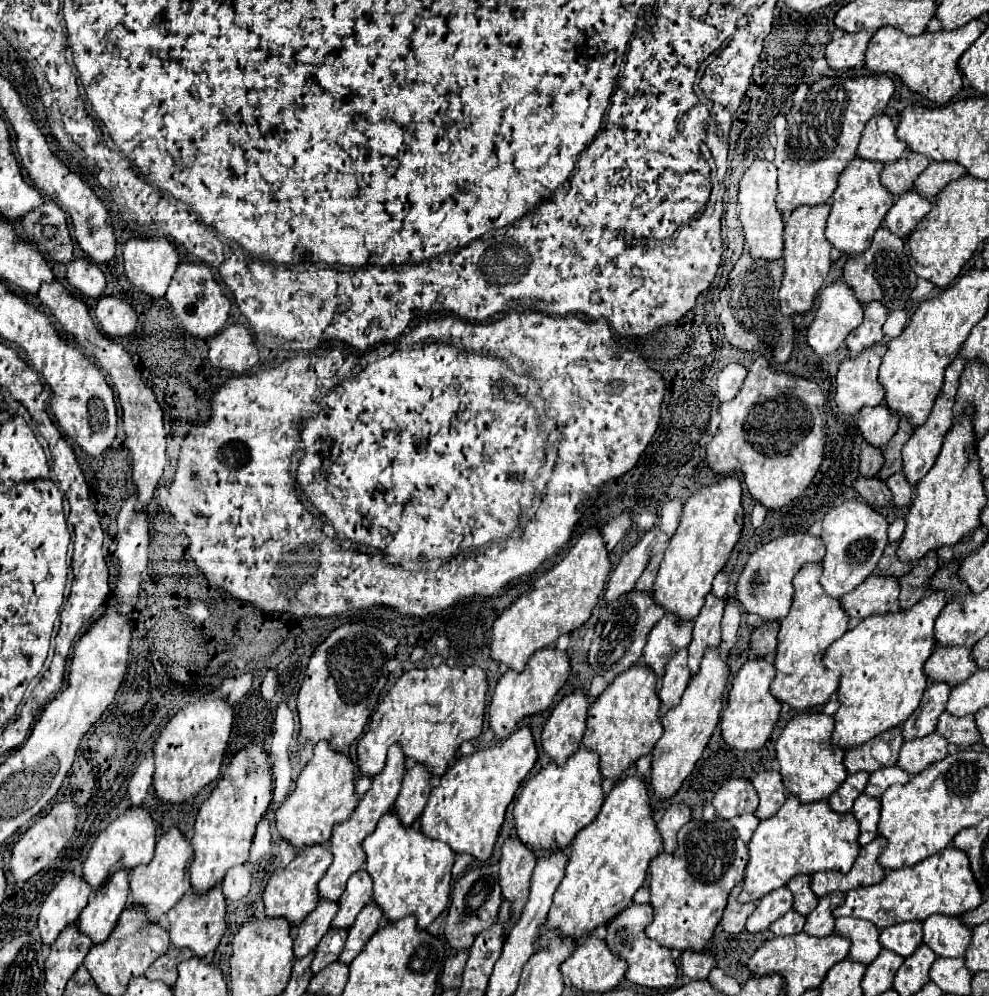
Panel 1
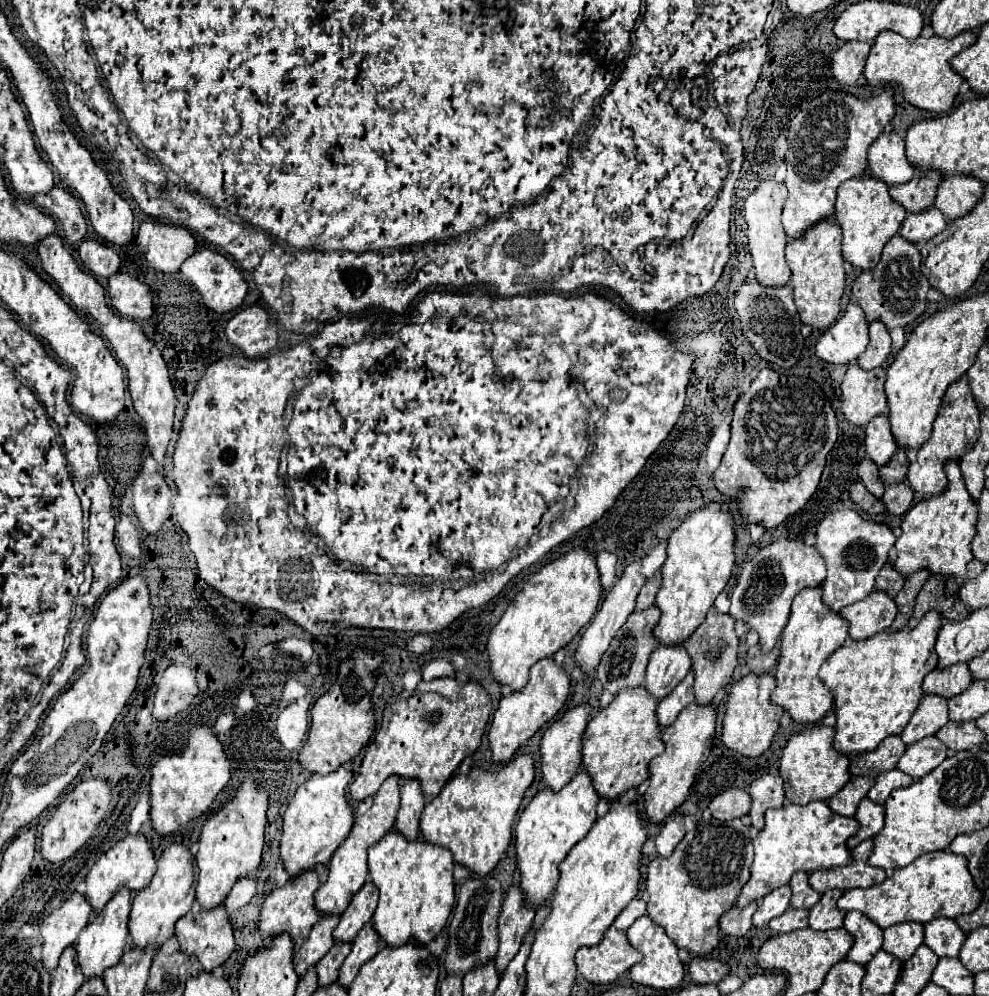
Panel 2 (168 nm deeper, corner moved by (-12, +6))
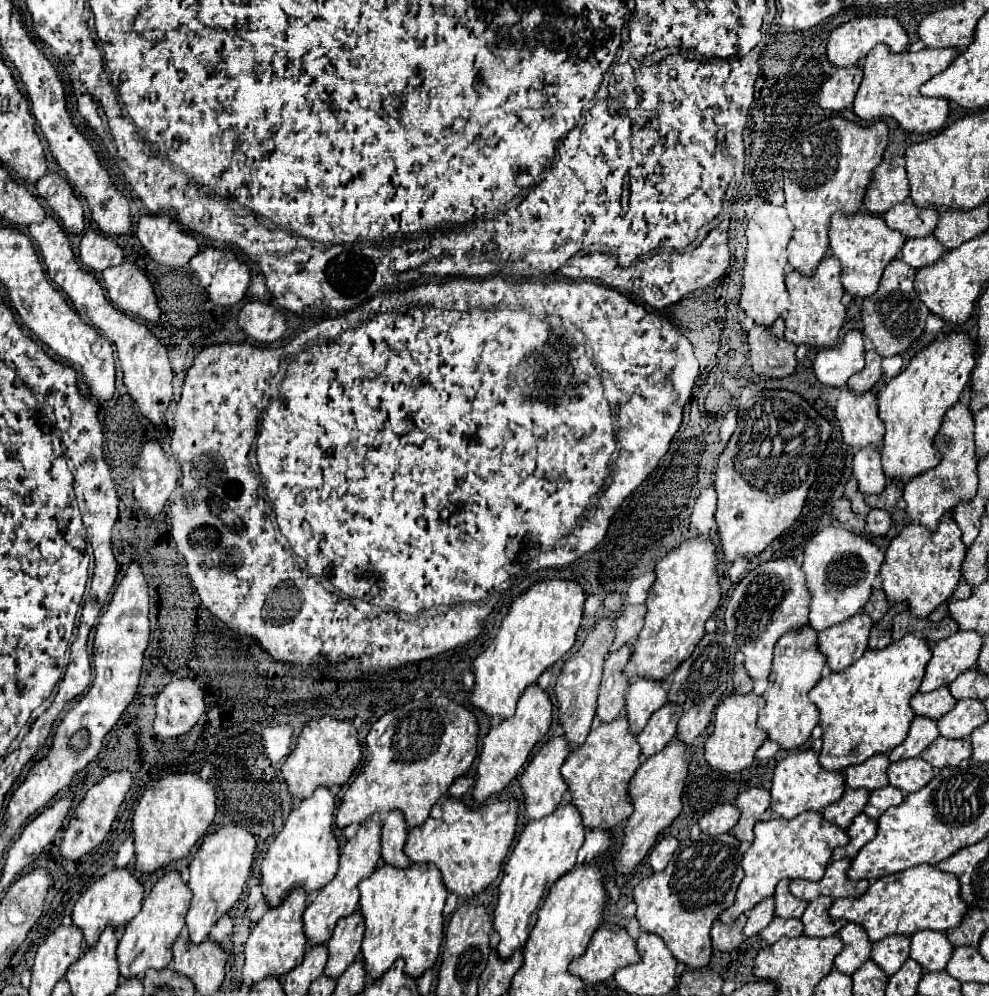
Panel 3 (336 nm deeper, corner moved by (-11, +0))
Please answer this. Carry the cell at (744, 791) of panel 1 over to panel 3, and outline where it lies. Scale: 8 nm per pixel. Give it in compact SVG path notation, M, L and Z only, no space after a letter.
M720 804L716 806L714 810L706 812L698 826L704 834L710 834L710 836L718 836L718 834L726 834L726 832L732 832L732 828L736 826L740 818L740 812L736 810L736 806L732 804Z

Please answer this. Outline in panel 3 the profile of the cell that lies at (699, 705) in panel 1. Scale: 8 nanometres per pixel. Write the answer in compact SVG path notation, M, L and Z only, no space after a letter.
M676 738L658 754L650 756L634 774L634 778L628 784L628 796L634 806L634 812L628 818L628 824L624 828L624 838L622 846L612 858L612 866L616 868L618 874L628 874L632 872L642 858L648 854L648 850L654 846L656 838L664 828L672 824L672 820L680 814L682 810L682 790L684 790L684 780L688 776L688 752L690 748L682 746Z

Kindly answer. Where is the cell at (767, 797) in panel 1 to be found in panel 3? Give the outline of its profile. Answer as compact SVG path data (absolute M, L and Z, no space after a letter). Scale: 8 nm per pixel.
M750 788L744 790L734 806L740 810L740 820L734 826L734 836L740 842L752 842L754 840L754 824L760 820L770 820L772 810L770 810L770 792L766 788Z

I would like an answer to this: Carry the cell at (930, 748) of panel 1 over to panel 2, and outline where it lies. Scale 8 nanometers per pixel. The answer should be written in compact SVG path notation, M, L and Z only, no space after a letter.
M929 736L907 746L897 768L911 774L913 778L923 778L925 774L935 770L945 758L947 746L937 736Z

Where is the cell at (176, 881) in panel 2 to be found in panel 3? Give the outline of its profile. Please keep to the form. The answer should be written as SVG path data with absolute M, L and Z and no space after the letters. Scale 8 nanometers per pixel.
M168 872L164 874L158 884L154 884L152 892L142 904L142 910L134 916L134 920L128 922L124 936L118 944L116 956L120 964L120 976L130 980L142 976L148 968L154 970L164 970L170 960L172 960L172 944L176 942L180 930L184 928L184 918L190 906L192 892L188 886L182 882L178 872Z

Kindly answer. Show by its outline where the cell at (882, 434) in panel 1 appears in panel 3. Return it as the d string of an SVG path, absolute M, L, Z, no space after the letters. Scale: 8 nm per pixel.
M872 446L860 450L852 458L852 474L858 480L862 494L878 494L886 488L886 476L880 468L880 452Z

